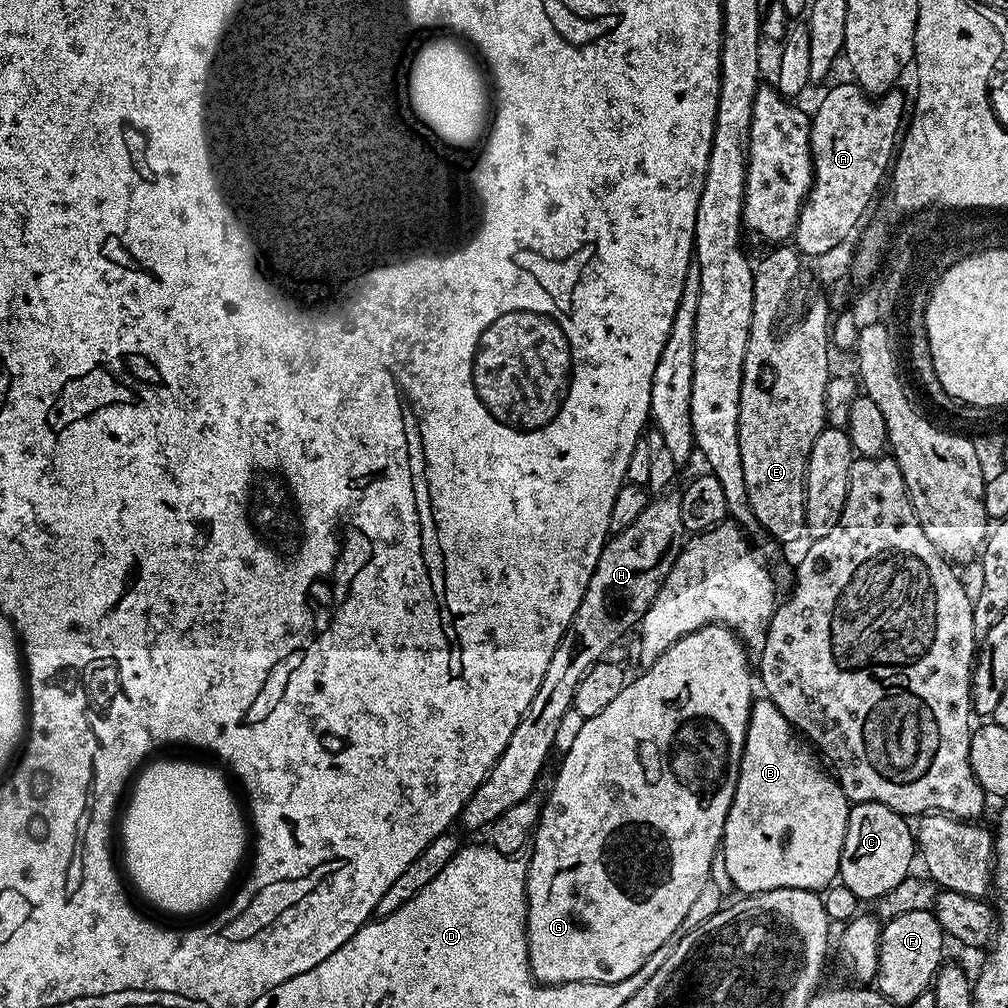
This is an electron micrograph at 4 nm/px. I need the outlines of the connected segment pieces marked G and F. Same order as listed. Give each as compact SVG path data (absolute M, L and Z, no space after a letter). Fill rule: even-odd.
M708 624L702 629L694 630L693 633L686 634L685 637L679 638L678 642L674 642L672 646L652 666L643 669L637 680L629 679L624 685L624 689L618 694L618 698L614 698L610 706L606 706L606 710L602 711L593 717L585 719L582 730L578 733L578 738L574 741L574 746L568 752L563 753L560 769L556 772L556 781L552 784L552 789L548 792L548 800L543 801L540 810L540 822L536 826L534 833L534 843L532 844L532 855L527 861L528 865L528 961L530 962L530 970L532 977L541 984L549 984L551 982L565 982L570 986L575 986L581 980L600 980L599 982L611 982L620 980L626 973L636 974L638 967L646 959L650 958L650 954L654 954L654 950L658 950L658 946L669 943L682 929L682 918L686 918L686 914L690 910L690 906L698 898L698 893L701 892L702 886L706 886L711 874L711 860L718 853L724 838L724 823L726 822L726 814L732 805L732 799L736 793L736 779L738 778L738 770L740 769L740 759L742 758L742 750L744 749L744 739L746 738L746 730L748 729L748 719L750 718L750 710L754 703L754 695L752 696L752 684L754 688L754 672L748 669L750 666L749 655L745 645L740 637L731 628L726 628L721 624Z
M911 911L887 921L880 930L875 991L886 997L894 1006L907 1006L914 1002L918 994L931 989L936 971L945 963L944 943L946 937L935 911Z

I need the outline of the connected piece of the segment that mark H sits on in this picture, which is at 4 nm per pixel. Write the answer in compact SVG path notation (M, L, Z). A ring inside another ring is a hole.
M676 490L657 495L631 526L615 533L605 544L598 566L594 566L594 574L586 586L586 594L582 594L582 602L572 619L572 627L558 642L554 655L550 657L550 666L546 666L546 674L542 674L538 694L534 694L530 706L526 706L526 714L522 714L518 726L514 726L506 750L502 750L488 777L460 811L458 820L461 825L487 829L502 810L510 810L510 806L533 795L535 788L532 787L548 755L554 752L558 726L566 713L573 709L578 684L596 663L609 655L607 652L631 628L633 631L639 625L685 545L680 495Z

